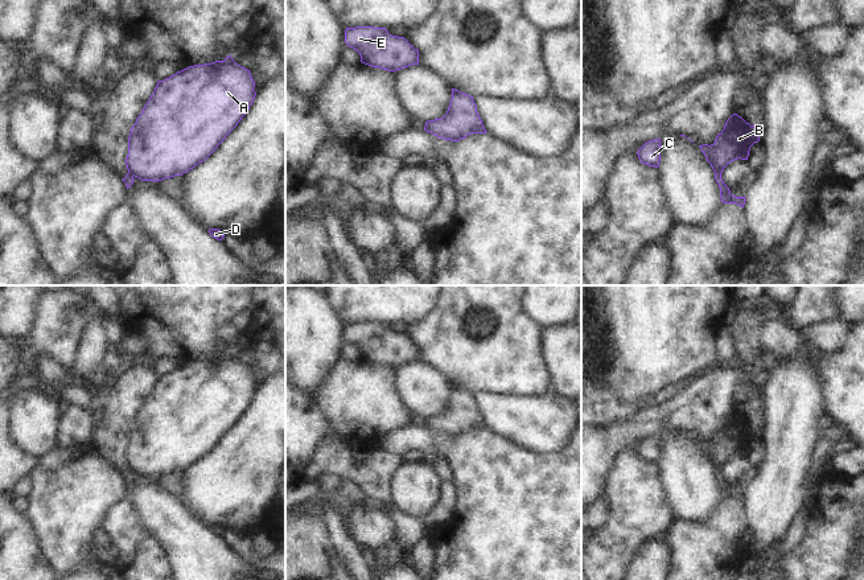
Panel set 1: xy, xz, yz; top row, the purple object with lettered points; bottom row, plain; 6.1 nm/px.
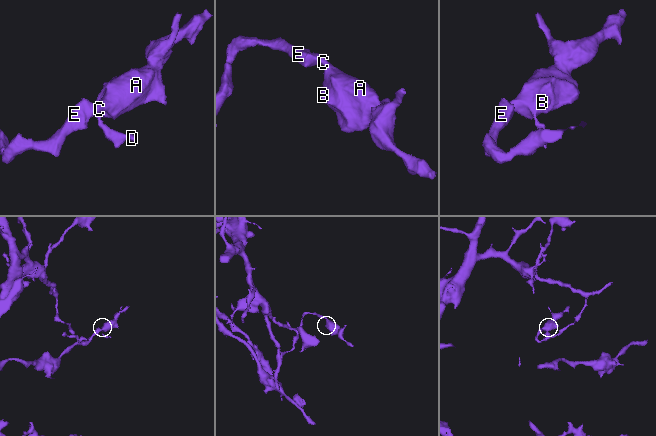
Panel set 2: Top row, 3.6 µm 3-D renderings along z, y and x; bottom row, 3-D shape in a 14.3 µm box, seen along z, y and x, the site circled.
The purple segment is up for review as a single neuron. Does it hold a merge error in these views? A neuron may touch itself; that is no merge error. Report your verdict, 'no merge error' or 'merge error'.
merge error

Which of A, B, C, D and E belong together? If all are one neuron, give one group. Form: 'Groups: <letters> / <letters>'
Groups: A B C E / D

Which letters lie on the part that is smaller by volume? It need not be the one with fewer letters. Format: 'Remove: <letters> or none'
Remove: D

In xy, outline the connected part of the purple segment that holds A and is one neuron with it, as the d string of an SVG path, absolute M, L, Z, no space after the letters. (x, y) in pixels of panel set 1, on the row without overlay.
M231 351L223 357L189 362L164 377L159 377L131 424L126 454L128 468L141 477L155 478L182 472L203 458L248 408L256 391L254 383L255 378L250 366L238 361Z

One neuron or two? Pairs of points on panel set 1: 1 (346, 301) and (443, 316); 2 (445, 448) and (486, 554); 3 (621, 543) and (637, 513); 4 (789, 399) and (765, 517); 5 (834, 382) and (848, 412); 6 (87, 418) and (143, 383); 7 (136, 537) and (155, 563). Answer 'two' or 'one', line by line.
1: two
2: one
3: one
4: one
5: one
6: two
7: one

